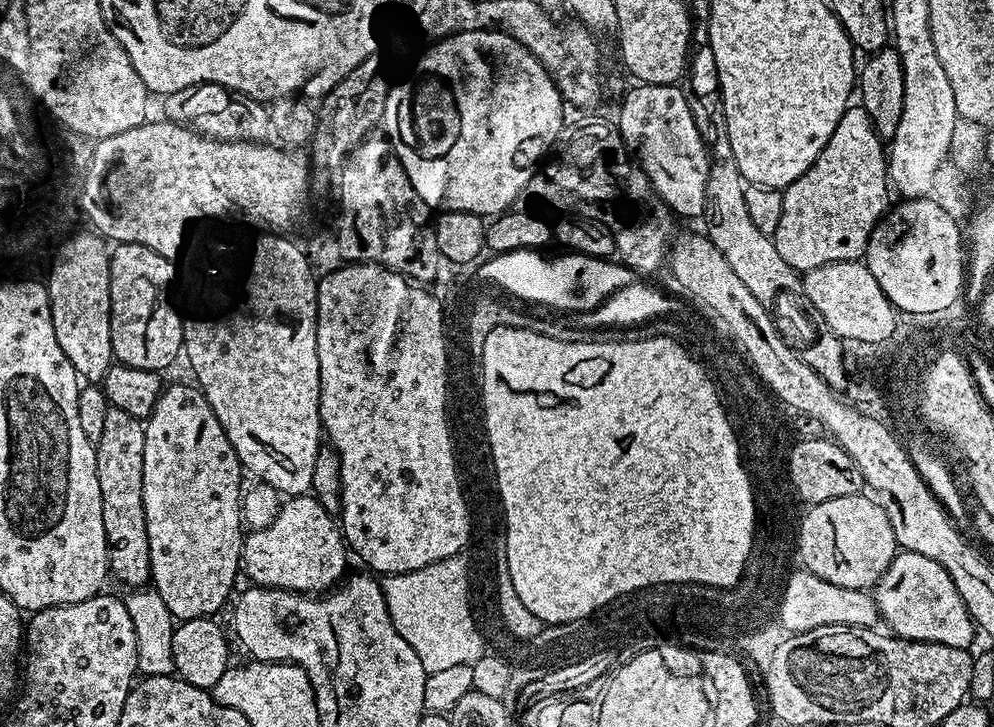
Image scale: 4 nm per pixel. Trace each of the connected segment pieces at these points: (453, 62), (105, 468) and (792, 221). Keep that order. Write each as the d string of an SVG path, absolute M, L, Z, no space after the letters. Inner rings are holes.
M459 32L433 43L428 50L429 52L417 62L416 69L412 72L412 80L416 84L411 84L408 80L402 81L401 84L400 81L393 83L390 94L386 98L386 110L382 121L383 135L391 142L392 151L402 162L414 190L418 190L418 194L427 202L429 208L445 212L466 210L485 218L495 218L500 213L509 211L515 205L512 203L519 196L525 195L530 178L541 167L542 161L549 155L550 149L565 131L564 99L560 97L555 82L538 62L538 58L534 58L534 54L530 54L530 50L523 48L517 40L501 32Z
M109 407L96 450L98 490L102 490L102 530L106 530L108 567L128 590L143 589L151 581L150 538L146 538L146 506L142 498L142 466L146 434L145 421Z
M849 106L842 118L838 118L838 126L834 126L830 142L826 142L816 161L793 184L783 189L782 219L778 221L774 237L778 254L782 254L790 267L800 274L830 262L860 260L868 248L870 234L889 211L888 192L890 181L885 141L874 130L870 114L866 114L864 108Z

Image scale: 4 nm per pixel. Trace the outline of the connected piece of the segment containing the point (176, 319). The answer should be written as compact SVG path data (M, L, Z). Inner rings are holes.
M116 244L111 249L108 265L112 279L113 357L126 367L159 373L175 362L184 347L184 320L172 301L177 265L141 244Z

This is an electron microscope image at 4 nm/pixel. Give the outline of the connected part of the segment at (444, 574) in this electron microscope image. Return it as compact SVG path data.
M463 555L451 556L418 570L385 575L382 580L390 622L410 642L410 650L418 654L418 662L428 674L450 666L477 664L486 654L468 605L468 564L464 559Z

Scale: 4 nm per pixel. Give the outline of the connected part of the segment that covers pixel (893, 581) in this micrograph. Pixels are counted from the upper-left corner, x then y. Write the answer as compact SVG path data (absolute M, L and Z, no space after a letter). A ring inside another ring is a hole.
M897 551L879 584L875 585L874 599L882 620L901 640L945 644L950 650L964 648L972 640L974 621L968 615L950 574L946 574L941 564L922 554Z

